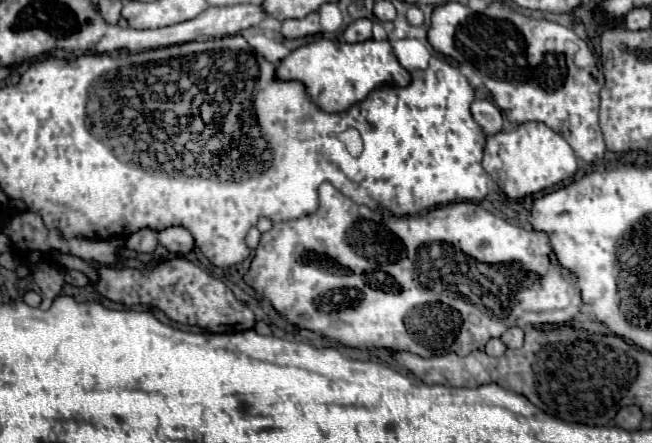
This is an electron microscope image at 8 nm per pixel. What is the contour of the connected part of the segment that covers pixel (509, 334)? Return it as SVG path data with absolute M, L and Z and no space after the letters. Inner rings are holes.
M511 327L501 335L501 341L509 347L509 349L521 349L523 345L523 329L521 327Z

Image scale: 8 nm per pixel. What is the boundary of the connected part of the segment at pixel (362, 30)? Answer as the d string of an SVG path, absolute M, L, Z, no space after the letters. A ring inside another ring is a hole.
M357 19L357 21L353 21L353 23L345 29L343 37L345 37L347 43L367 41L367 39L371 39L371 27L373 27L373 23L371 23L369 19Z

